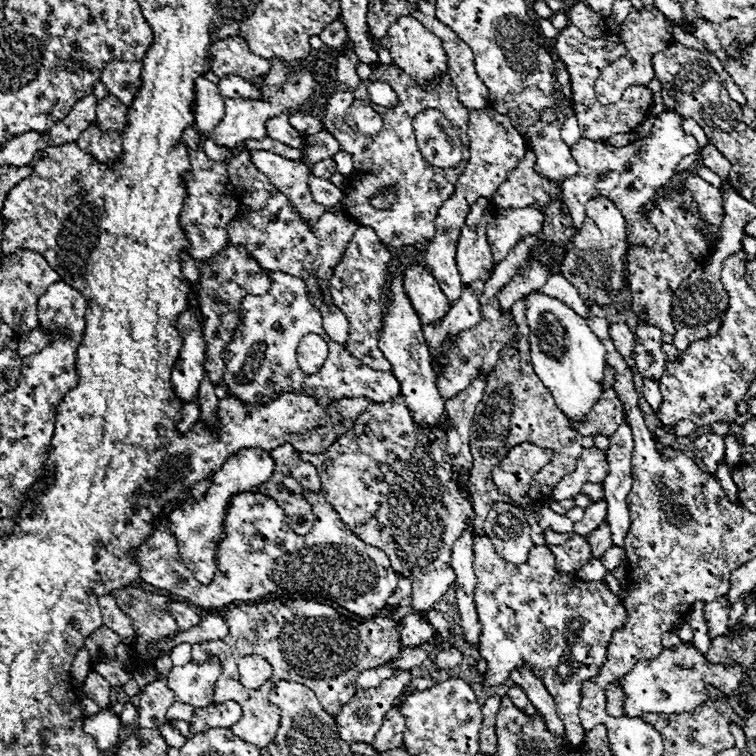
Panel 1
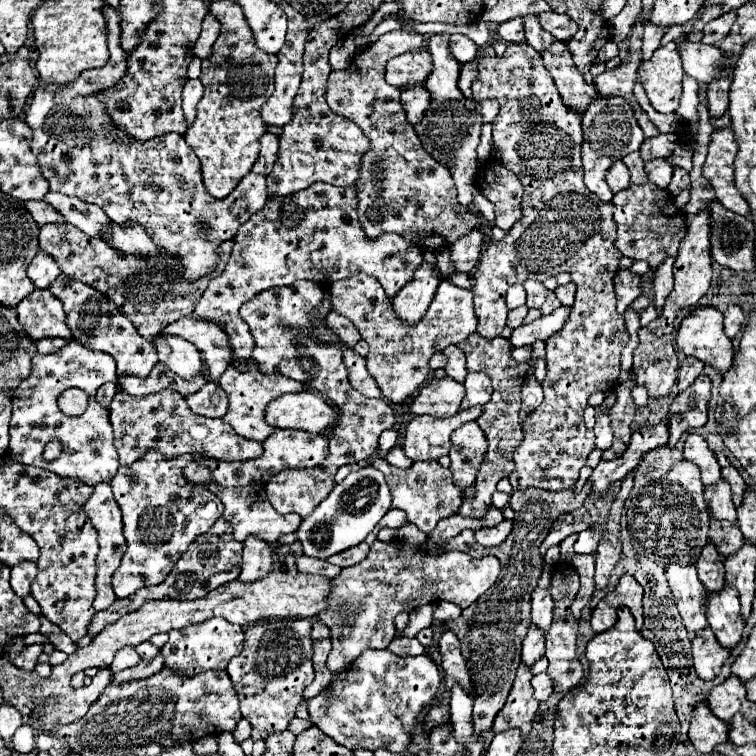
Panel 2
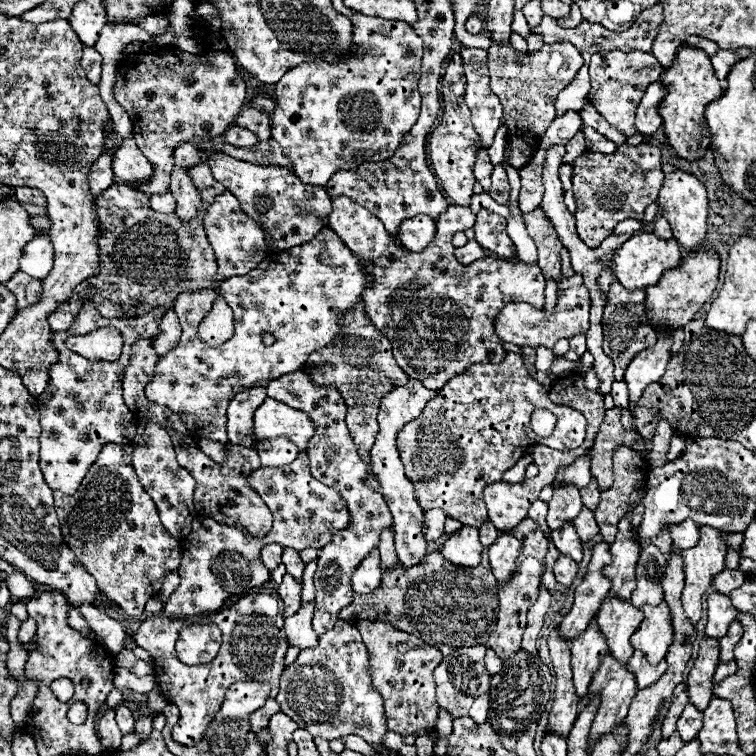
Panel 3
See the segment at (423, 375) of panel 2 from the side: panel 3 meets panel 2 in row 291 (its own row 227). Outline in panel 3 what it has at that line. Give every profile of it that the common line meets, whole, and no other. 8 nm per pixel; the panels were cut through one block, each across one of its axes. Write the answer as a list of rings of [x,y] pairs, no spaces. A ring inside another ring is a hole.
[[[348,196],[332,198],[332,214],[328,216],[328,226],[344,240],[344,244],[364,260],[368,266],[368,274],[372,274],[374,282],[364,290],[364,306],[368,320],[392,342],[394,358],[408,372],[410,378],[420,380],[428,388],[440,390],[452,376],[458,376],[470,364],[500,364],[504,360],[502,340],[494,332],[494,320],[500,310],[510,302],[528,302],[532,308],[544,308],[544,286],[546,280],[538,266],[528,266],[522,262],[510,260],[476,260],[468,266],[460,266],[454,254],[452,234],[464,232],[476,220],[476,216],[466,206],[450,204],[446,212],[434,218],[436,220],[436,238],[424,252],[408,252],[402,246],[392,244],[392,238],[380,224],[376,216],[372,216],[366,208],[360,208]]]

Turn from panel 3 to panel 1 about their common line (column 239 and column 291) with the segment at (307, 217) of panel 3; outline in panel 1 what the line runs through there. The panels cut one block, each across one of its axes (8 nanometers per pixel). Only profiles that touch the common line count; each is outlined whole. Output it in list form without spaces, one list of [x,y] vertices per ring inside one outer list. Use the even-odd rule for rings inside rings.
[[[252,150],[250,160],[260,172],[264,172],[270,178],[270,182],[282,194],[286,194],[296,204],[296,208],[302,212],[306,220],[314,222],[324,214],[324,206],[312,200],[312,194],[308,188],[310,170],[304,162],[288,160],[266,150]]]

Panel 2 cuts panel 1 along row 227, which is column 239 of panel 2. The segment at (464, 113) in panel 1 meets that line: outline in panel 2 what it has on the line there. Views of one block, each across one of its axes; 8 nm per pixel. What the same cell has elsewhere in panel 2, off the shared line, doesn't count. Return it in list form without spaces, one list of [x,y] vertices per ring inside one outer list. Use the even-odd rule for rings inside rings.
[[[252,358],[246,360],[246,370],[244,372],[230,364],[228,370],[220,378],[220,386],[228,394],[228,402],[230,402],[228,412],[224,414],[222,420],[226,420],[226,424],[230,424],[240,436],[244,436],[248,440],[256,440],[256,442],[264,442],[276,430],[270,424],[266,424],[266,418],[264,418],[266,406],[272,400],[280,398],[284,392],[302,392],[302,390],[306,390],[304,384],[300,384],[292,378],[286,378],[282,374],[264,374],[264,372],[260,372]]]

